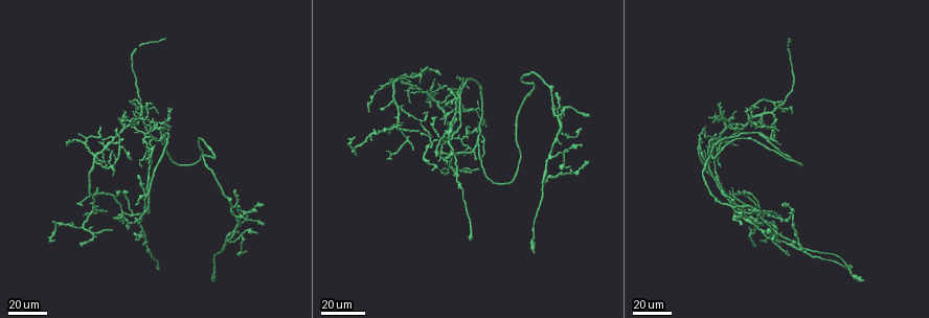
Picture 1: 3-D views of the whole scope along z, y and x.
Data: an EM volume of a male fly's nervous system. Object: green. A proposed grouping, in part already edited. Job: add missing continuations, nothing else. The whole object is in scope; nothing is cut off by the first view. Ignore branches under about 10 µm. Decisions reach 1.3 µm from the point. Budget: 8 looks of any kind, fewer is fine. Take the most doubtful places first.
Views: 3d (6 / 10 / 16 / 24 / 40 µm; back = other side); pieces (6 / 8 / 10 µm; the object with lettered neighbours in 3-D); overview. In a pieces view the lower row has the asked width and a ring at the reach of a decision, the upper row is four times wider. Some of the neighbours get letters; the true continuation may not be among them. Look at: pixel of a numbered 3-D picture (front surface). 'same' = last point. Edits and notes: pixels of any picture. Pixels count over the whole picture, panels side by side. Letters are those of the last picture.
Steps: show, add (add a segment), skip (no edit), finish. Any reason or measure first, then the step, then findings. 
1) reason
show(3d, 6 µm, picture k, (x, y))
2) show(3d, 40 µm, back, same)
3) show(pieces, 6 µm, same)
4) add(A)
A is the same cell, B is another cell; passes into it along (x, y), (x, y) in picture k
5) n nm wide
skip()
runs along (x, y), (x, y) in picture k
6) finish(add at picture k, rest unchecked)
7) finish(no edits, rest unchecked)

end of a long branch
show(3d, 40 µm, picture 1, (256, 209))

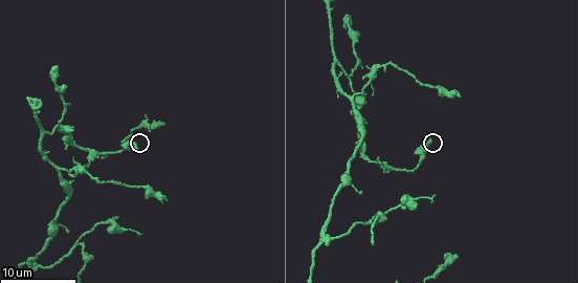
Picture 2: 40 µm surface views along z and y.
see the neighbours
show(pieces, 10 µm, picture 2, (432, 140))

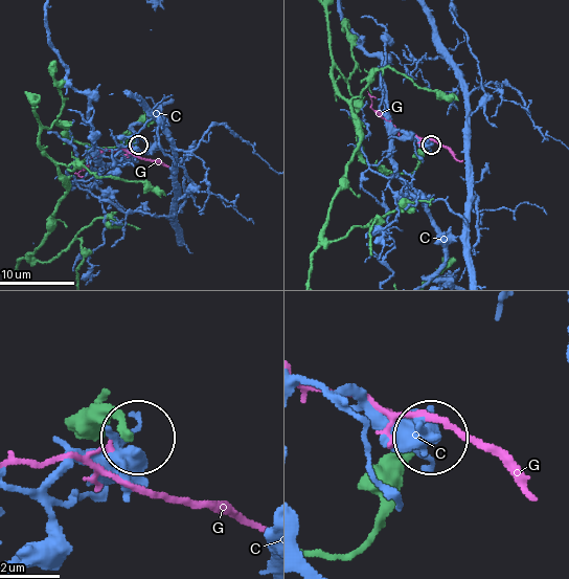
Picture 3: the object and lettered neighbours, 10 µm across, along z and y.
skip()
C and G are other cells; no lettered segment goes on from it

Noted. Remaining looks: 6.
branch stops here
show(3d, 40 µm, picture 1, (150, 105))

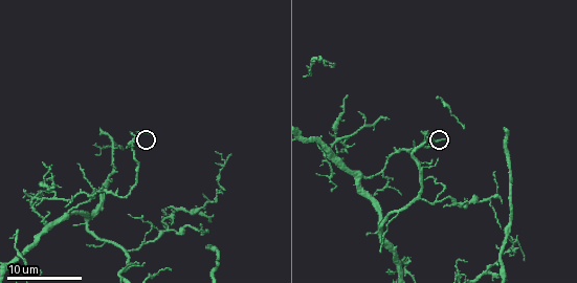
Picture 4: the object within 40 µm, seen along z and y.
show(pieces, 10 µm, picture 4, (446, 138))

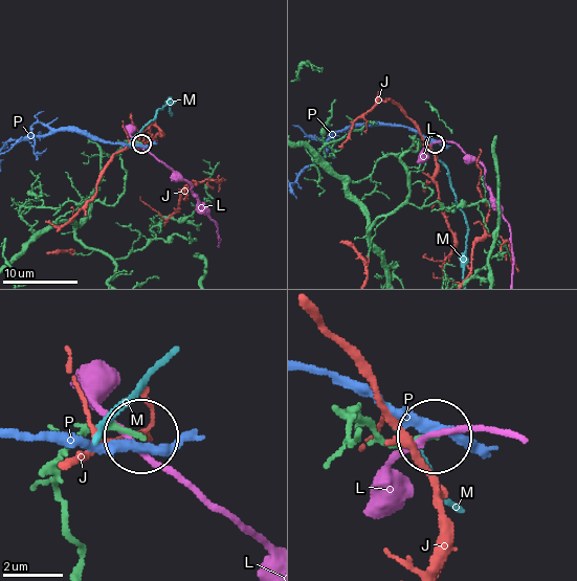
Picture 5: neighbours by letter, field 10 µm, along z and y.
skip()
J, L, M and P are other cells; no lettered segment goes on from it

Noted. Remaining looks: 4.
branch stops here
show(3d, 40 µm, picture 1, (135, 203))

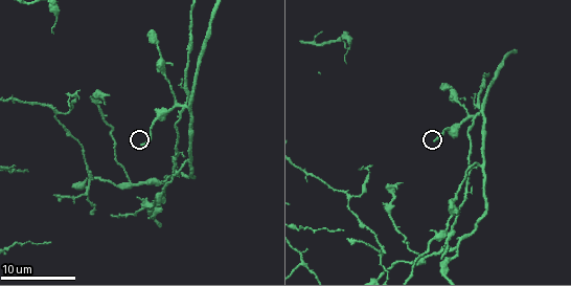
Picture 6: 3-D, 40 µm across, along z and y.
what lies round it
show(pieces, 6 µm, picture 6, (140, 144))

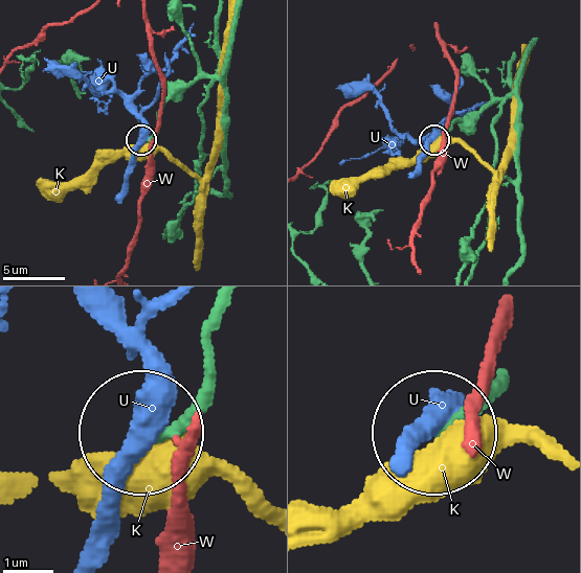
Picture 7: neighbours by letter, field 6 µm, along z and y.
skip()
K, U and W are other cells; runs along (237, 13), (224, 69), (178, 91), (141, 140) in picture 7; none of them fits

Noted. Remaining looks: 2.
free end
show(3d, 40 µm, picture 1, (778, 128))

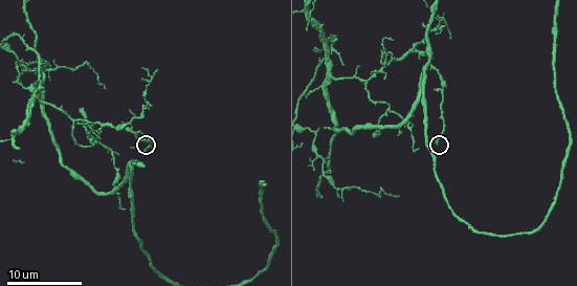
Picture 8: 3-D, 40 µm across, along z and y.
show(pieces, 8 µm, picture 8, (435, 141))

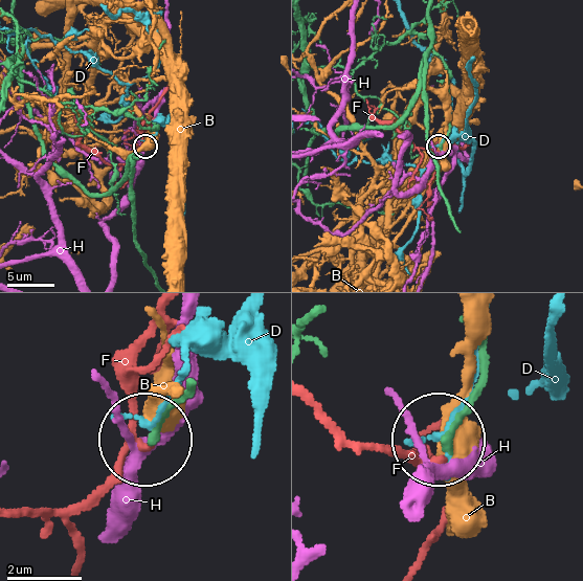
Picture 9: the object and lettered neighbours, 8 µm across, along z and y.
skip()
B, D, F and H are other cells; runs along (184, 385), (150, 439) in picture 9; none of them fits

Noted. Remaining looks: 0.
finish(no edits, rest unchecked)

